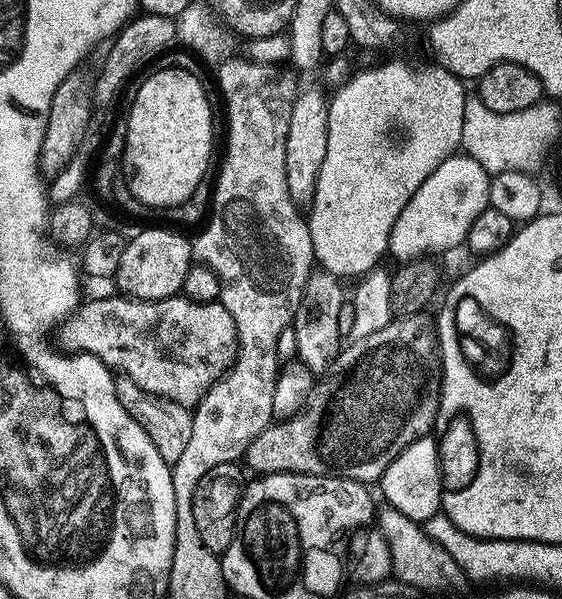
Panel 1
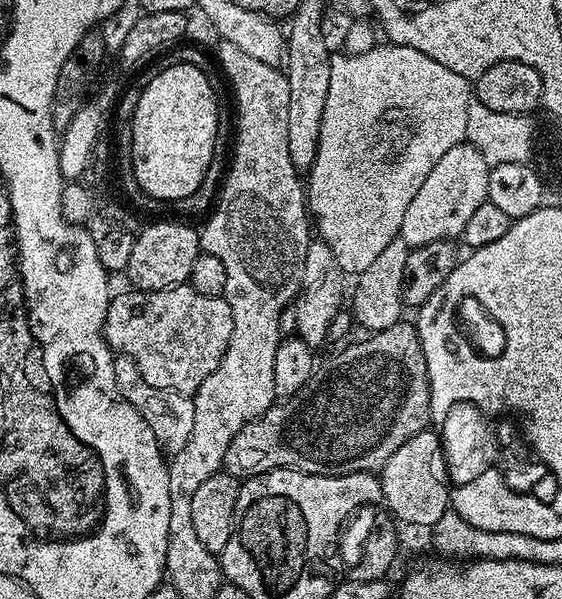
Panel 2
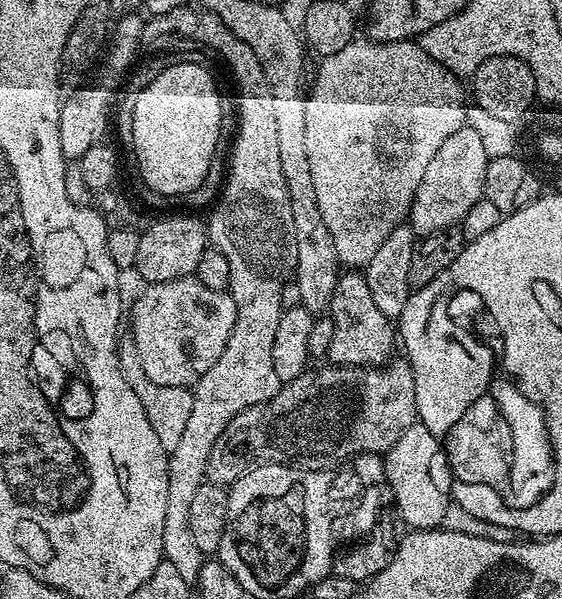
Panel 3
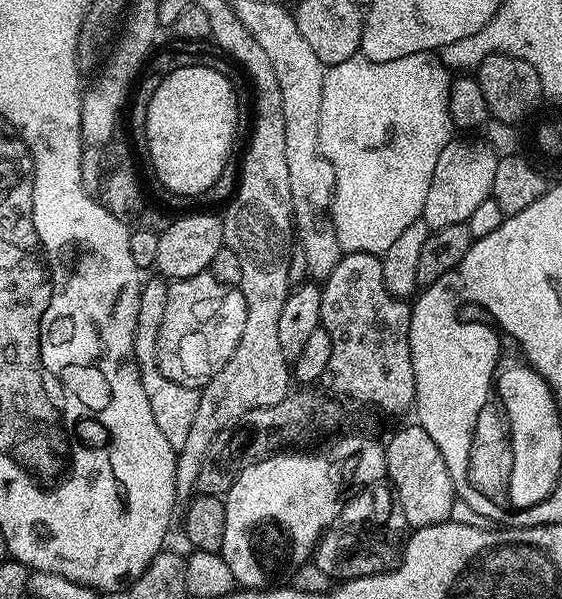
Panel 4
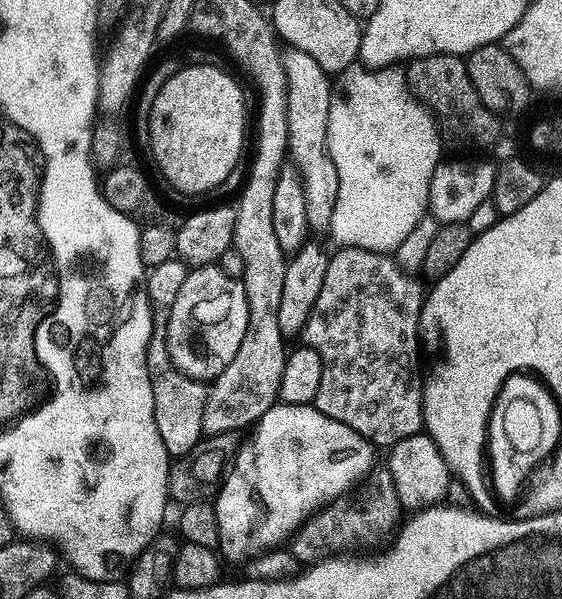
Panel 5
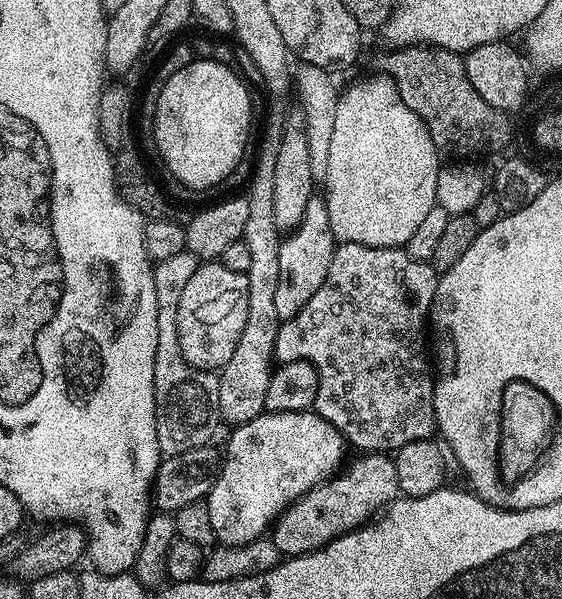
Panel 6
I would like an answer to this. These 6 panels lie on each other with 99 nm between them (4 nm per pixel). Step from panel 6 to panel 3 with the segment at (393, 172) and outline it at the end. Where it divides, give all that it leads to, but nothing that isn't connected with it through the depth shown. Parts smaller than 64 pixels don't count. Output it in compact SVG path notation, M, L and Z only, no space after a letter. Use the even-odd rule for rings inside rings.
M353 38L349 44L342 46L342 50L338 50L338 54L325 56L319 63L320 69L313 80L311 77L310 87L306 92L306 158L310 161L310 174L314 177L314 190L317 191L322 219L334 238L334 250L338 250L341 265L356 270L366 266L370 258L374 258L374 253L382 247L382 242L386 242L394 229L409 219L414 194L418 194L418 186L422 186L422 178L434 159L434 154L438 154L442 142L446 142L446 138L450 138L454 130L465 127L466 88L465 85L464 88L460 85L463 84L461 77L446 70L446 66L434 62L434 58L430 58L430 54L426 54L426 50L422 50L419 43L411 40L383 44L367 38Z

